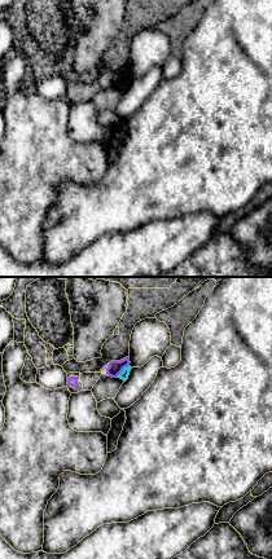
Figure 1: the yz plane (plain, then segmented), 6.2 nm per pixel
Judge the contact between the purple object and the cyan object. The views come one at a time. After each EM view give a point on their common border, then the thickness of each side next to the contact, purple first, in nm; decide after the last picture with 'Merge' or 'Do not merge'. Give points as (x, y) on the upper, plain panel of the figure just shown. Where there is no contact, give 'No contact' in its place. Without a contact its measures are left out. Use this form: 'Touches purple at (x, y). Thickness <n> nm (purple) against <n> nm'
Touches purple at (122, 80). Thickness 90 nm (purple) against 50 nm

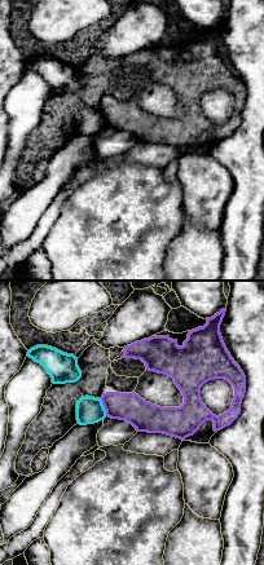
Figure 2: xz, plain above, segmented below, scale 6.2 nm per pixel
Touches purple at (104, 117). Thickness 180 nm (purple) against 170 nm

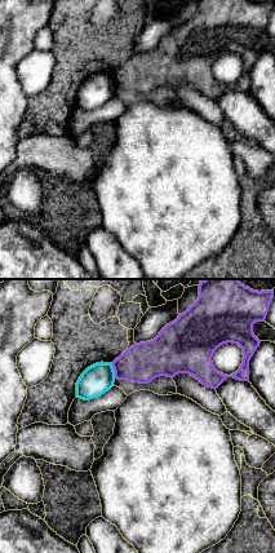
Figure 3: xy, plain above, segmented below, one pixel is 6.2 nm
Touches purple at (115, 82). Thickness 240 nm (purple) against 190 nm

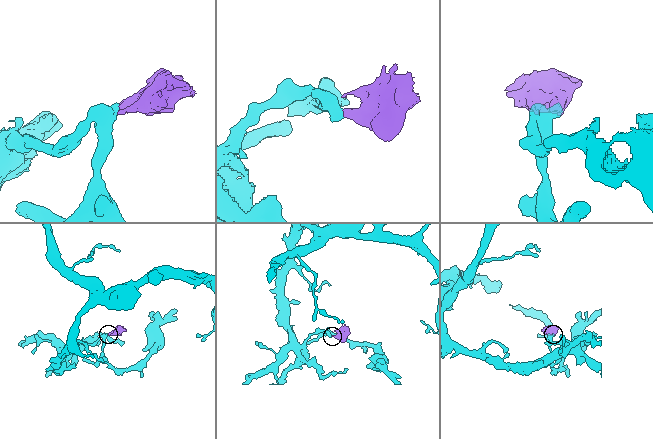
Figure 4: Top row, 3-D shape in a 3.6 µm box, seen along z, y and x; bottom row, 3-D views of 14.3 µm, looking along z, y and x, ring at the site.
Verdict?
Do not merge

